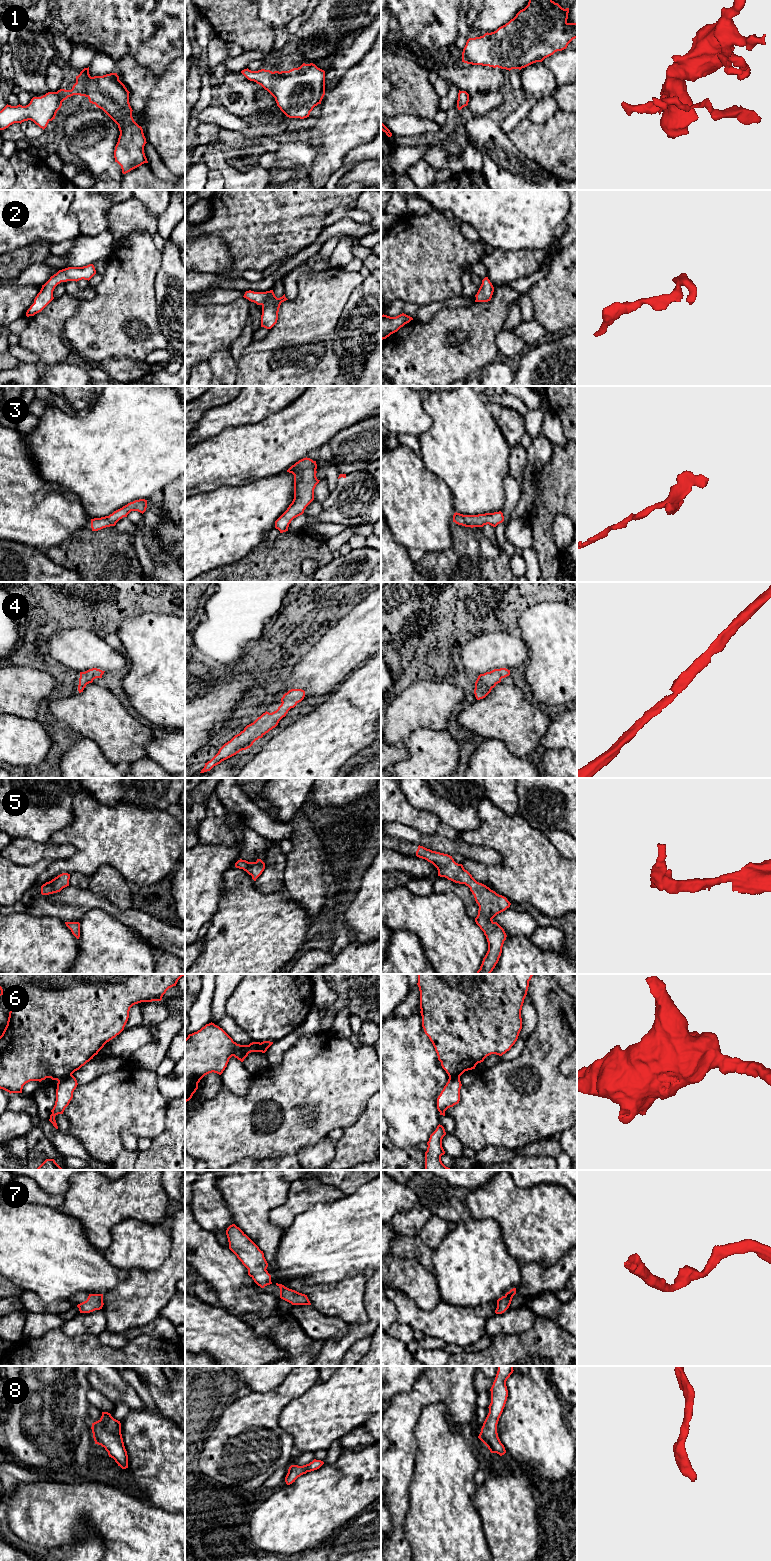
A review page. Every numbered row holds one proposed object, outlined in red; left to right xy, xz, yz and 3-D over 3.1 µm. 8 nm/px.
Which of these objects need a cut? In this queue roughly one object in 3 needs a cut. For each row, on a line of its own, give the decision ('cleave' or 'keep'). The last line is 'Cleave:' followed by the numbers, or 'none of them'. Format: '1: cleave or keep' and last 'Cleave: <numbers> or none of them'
1: keep
2: keep
3: keep
4: keep
5: keep
6: cleave
7: keep
8: keep
Cleave: 6

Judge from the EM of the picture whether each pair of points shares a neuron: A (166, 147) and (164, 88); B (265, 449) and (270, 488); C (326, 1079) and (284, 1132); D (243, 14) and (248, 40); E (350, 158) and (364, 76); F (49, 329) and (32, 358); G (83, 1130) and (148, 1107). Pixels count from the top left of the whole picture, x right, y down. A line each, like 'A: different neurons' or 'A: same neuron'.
A: same neuron
B: different neurons
C: same neuron
D: same neuron
E: different neurons
F: different neurons
G: same neuron

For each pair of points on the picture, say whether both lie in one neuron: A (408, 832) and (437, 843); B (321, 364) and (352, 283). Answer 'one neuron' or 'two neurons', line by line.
A: one neuron
B: one neuron

